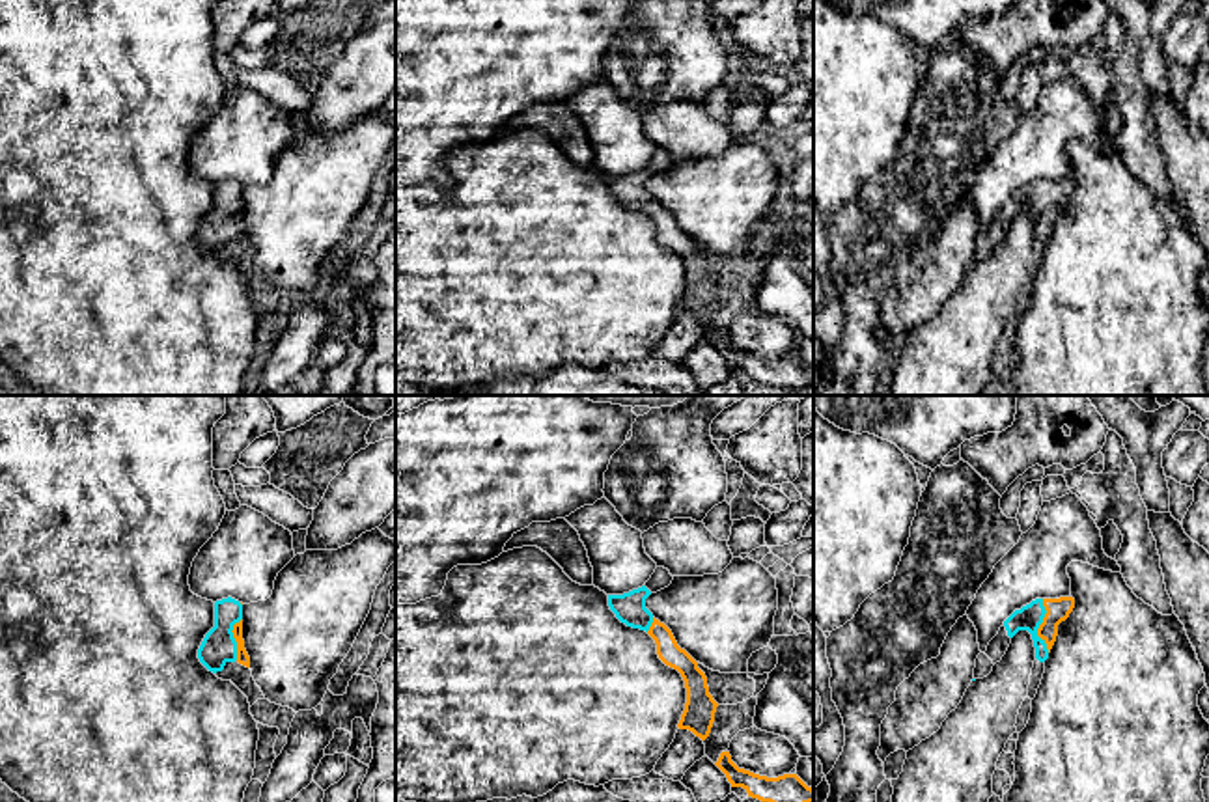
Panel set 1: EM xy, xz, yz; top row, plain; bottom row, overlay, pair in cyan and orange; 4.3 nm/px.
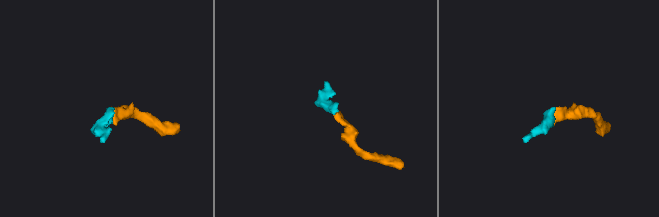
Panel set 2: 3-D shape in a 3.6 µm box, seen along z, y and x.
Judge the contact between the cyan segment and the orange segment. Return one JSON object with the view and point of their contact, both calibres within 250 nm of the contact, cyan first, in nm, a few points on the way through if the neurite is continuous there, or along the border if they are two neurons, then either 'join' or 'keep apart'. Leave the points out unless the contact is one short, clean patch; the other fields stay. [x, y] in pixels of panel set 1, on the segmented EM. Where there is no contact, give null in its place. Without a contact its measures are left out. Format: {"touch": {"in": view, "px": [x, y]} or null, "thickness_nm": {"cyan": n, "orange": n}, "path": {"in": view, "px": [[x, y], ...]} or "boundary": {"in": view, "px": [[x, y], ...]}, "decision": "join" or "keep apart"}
{"touch": {"in": "yz", "px": [1040, 623]}, "thickness_nm": {"cyan": 110, "orange": 100}, "path": {"in": "yz", "px": [[1028, 618], [1040, 623], [1058, 610]]}, "decision": "join"}

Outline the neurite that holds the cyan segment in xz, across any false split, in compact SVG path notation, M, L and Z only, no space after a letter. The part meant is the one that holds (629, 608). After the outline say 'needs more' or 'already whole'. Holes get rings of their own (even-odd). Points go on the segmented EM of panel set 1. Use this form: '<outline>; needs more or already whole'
M642 586L623 595L608 595L608 606L627 627L646 630L657 643L659 658L681 673L687 703L677 727L688 729L705 740L711 733L718 703L709 694L707 677L698 668L698 662L677 645L672 630L646 608L649 595L651 591Z; needs more

